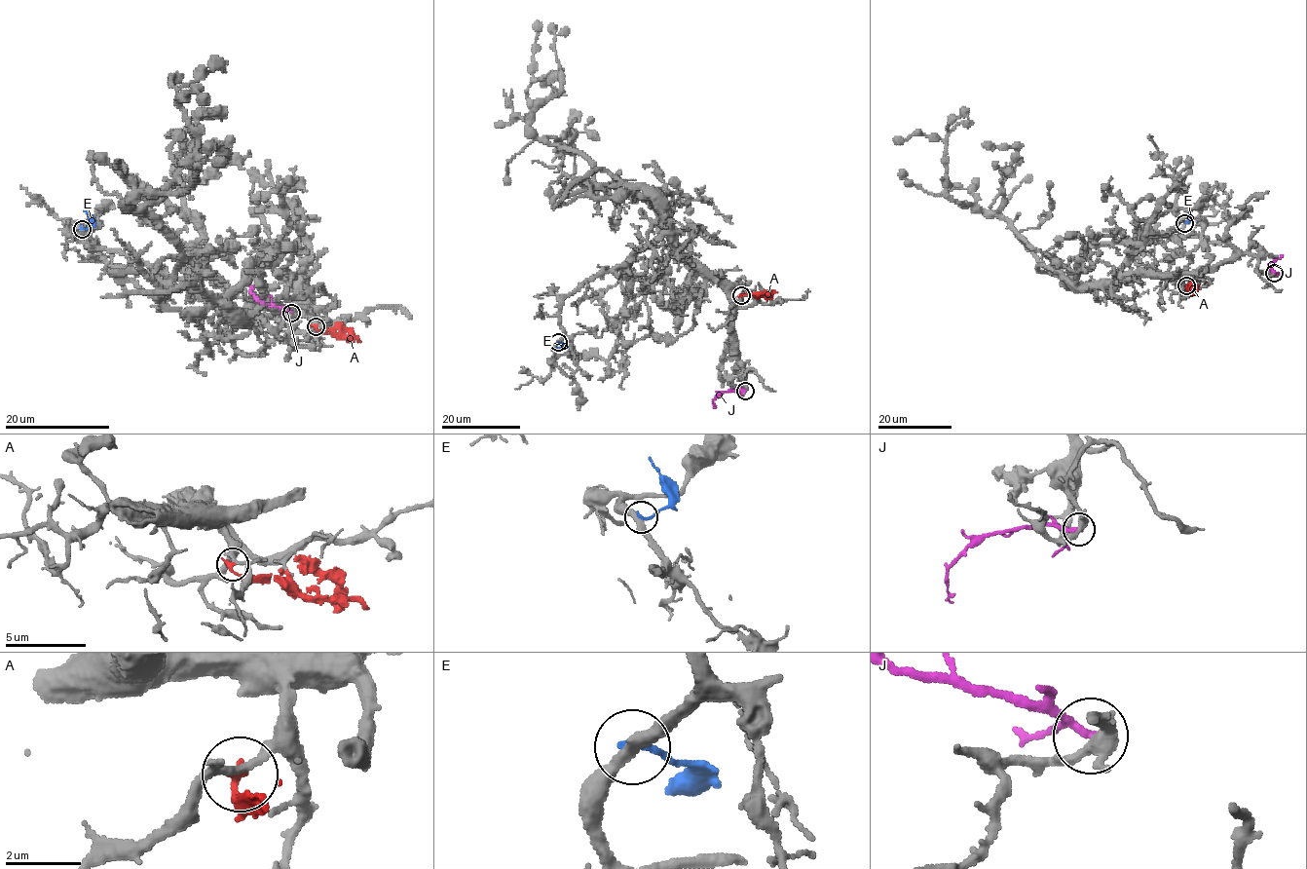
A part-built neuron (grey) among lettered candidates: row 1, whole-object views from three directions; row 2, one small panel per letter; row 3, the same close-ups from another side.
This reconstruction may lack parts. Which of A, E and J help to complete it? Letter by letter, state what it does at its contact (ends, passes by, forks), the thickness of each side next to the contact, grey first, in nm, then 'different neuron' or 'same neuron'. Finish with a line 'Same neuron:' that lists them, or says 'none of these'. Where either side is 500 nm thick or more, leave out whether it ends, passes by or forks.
A: it ends | 240/240 nm | different neuron
E: it ends | 320/190 nm | different neuron
J: it passes by | 320/190 nm | different neuron
Same neuron: none of these

